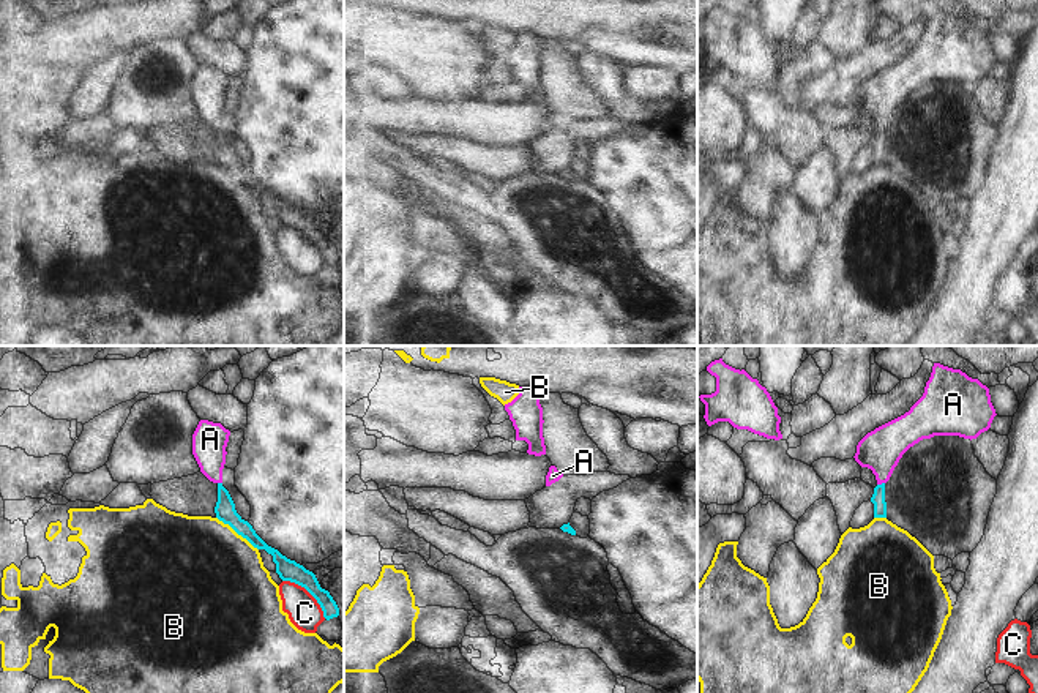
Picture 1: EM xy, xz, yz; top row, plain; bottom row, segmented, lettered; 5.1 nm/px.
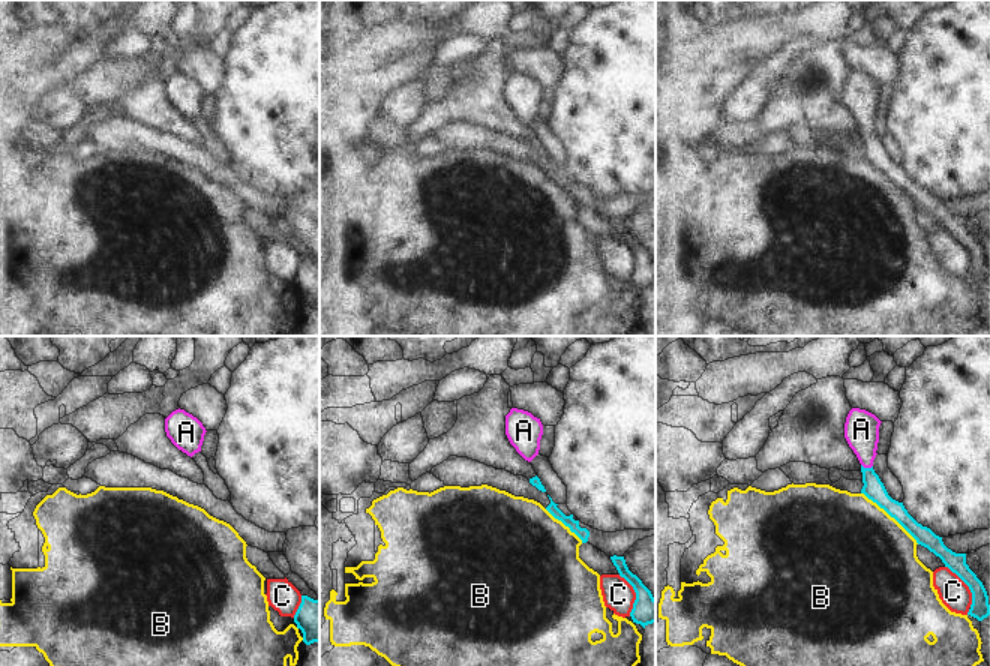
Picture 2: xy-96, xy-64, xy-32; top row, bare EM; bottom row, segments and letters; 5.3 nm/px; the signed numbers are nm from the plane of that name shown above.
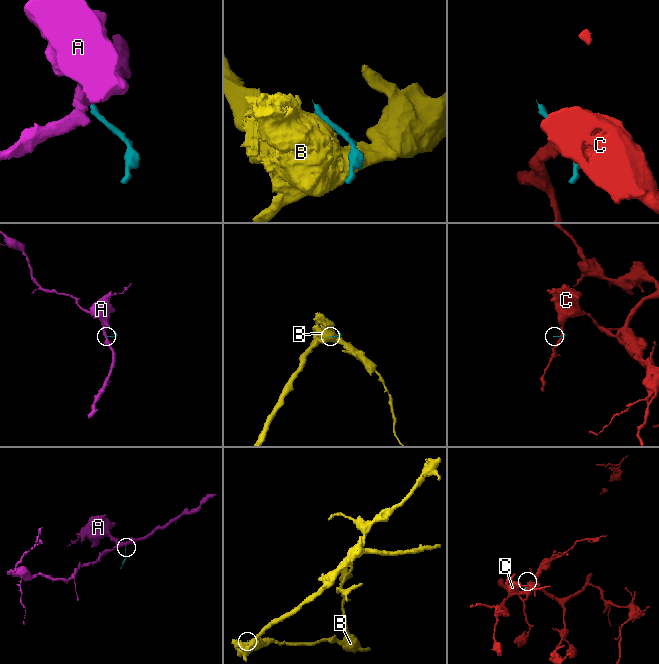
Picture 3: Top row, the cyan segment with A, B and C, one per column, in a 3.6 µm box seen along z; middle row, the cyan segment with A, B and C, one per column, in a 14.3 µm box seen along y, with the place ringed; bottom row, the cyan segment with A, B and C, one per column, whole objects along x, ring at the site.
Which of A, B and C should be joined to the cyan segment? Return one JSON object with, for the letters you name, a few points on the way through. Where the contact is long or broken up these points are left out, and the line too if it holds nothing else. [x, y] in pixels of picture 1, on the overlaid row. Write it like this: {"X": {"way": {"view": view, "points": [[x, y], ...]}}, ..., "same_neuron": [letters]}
{"A": {"way": {"view": "yz", "points": [[877, 499], [882, 483], [882, 455], [879, 450]]}}, "same_neuron": ["A"]}

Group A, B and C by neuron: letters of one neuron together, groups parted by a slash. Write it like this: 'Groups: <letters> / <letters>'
Groups: A / B / C.

